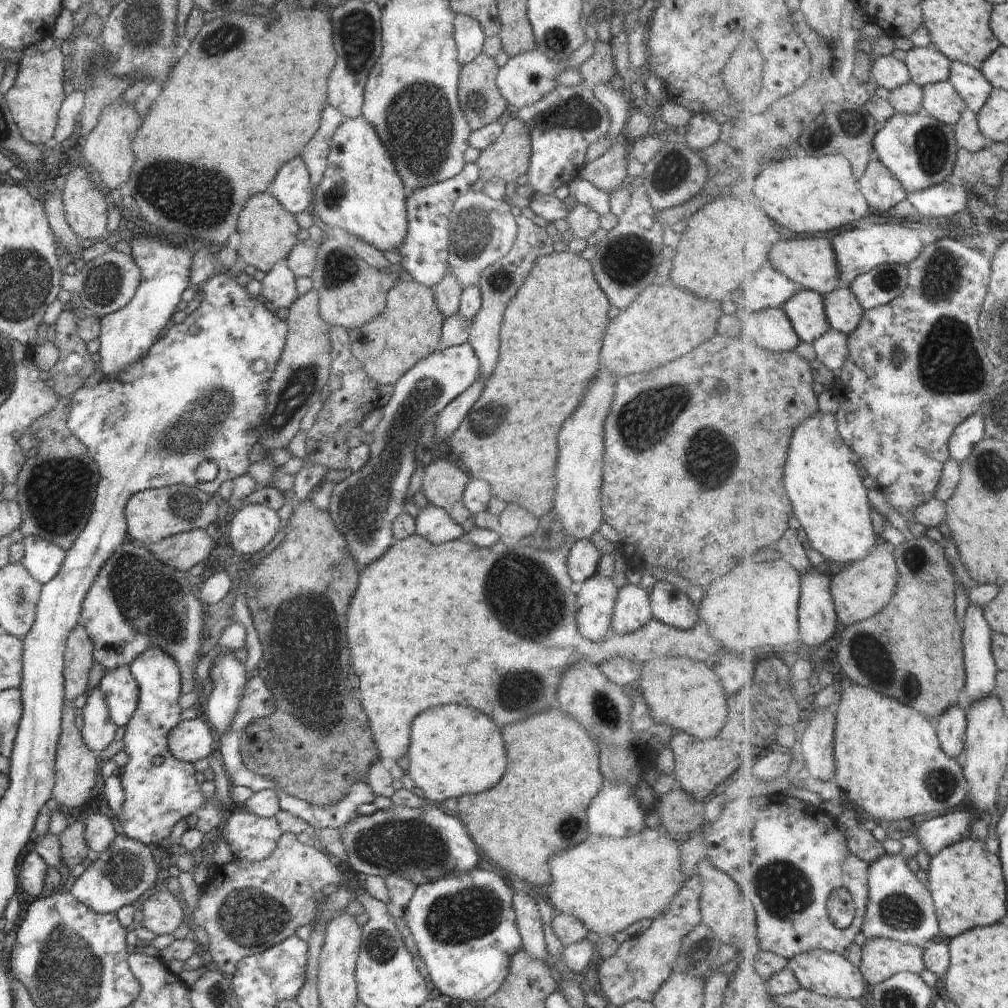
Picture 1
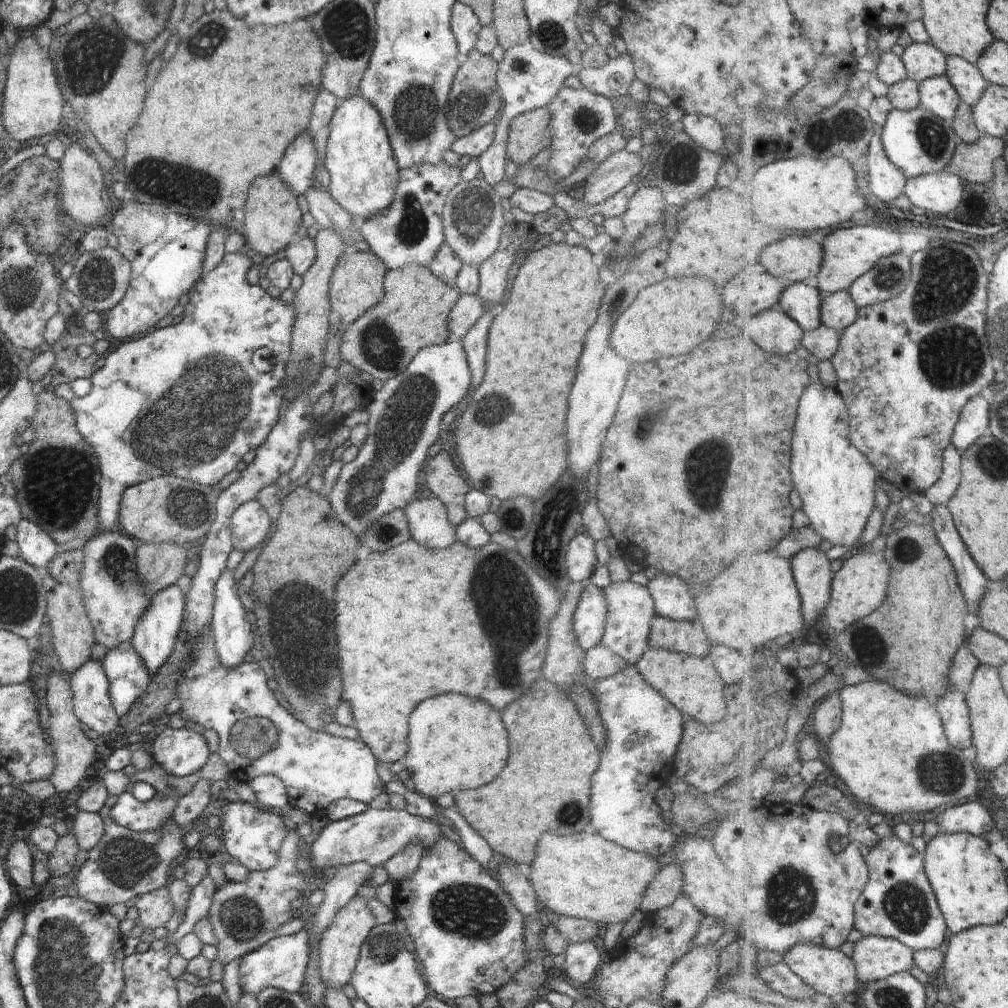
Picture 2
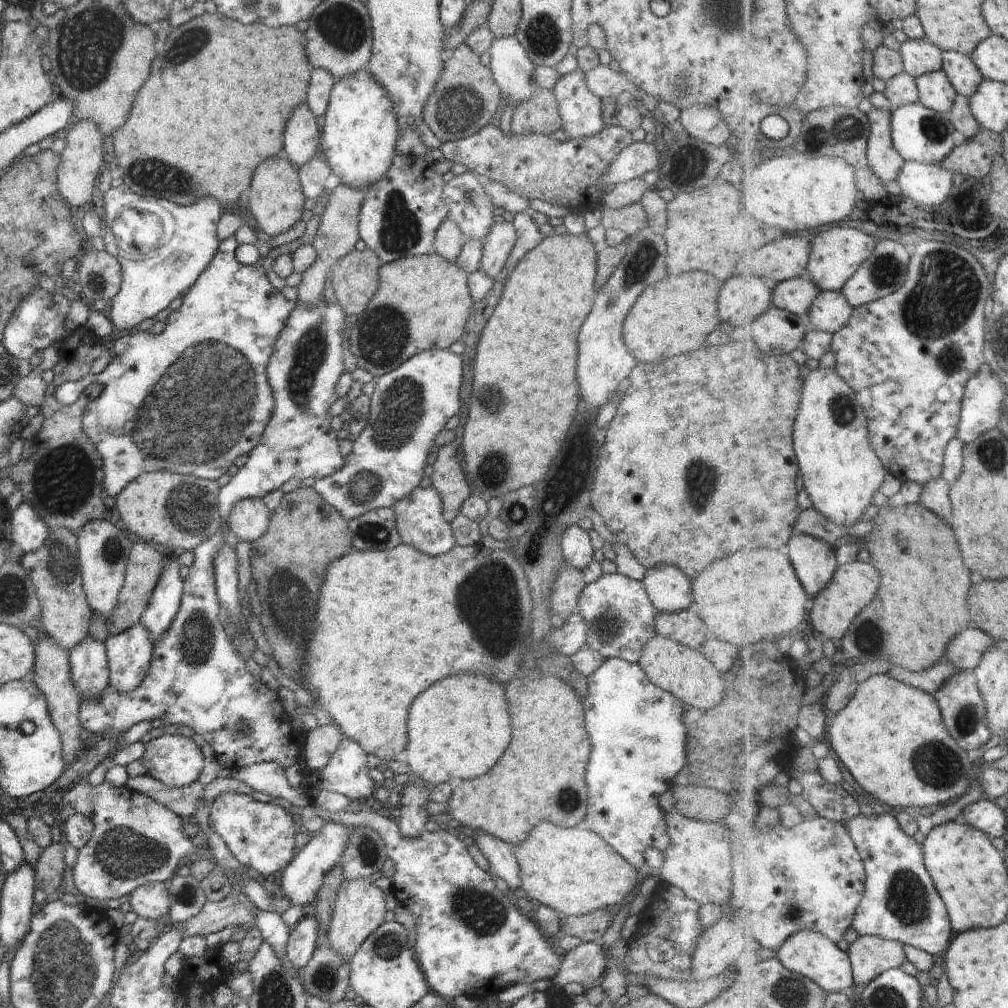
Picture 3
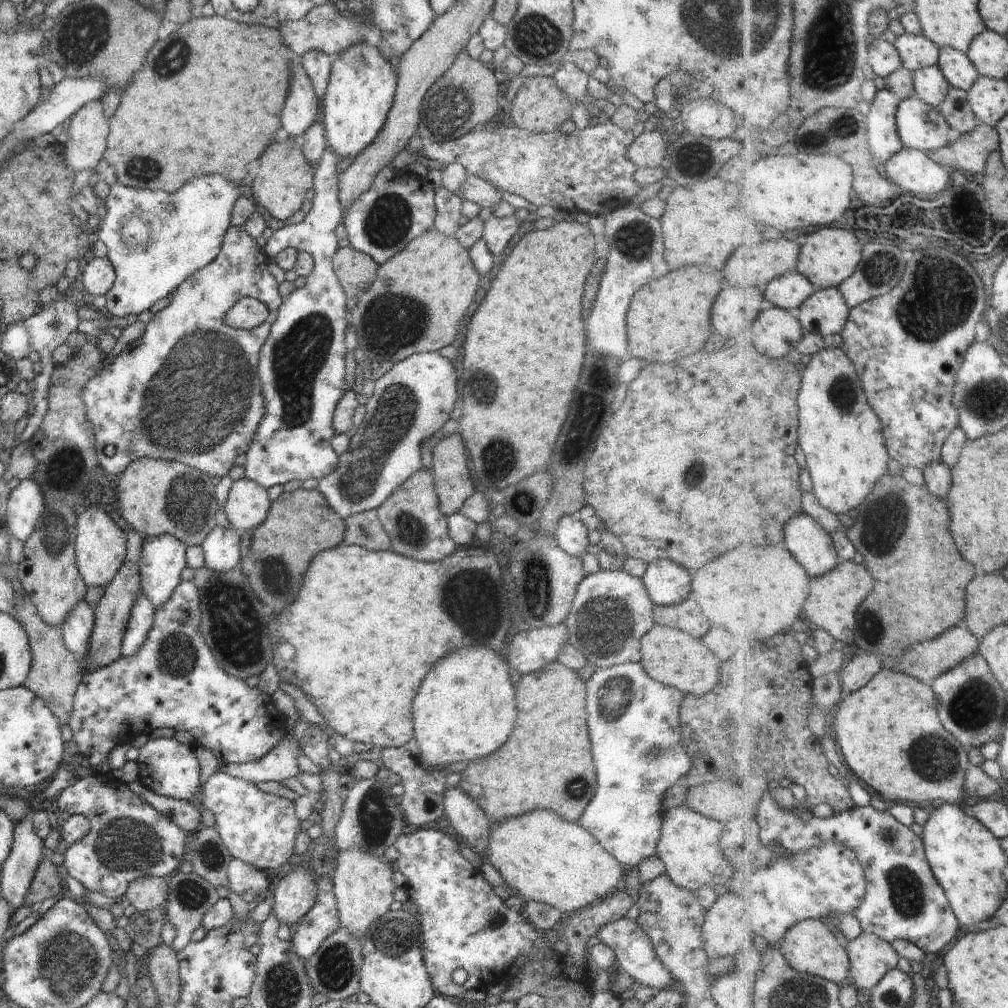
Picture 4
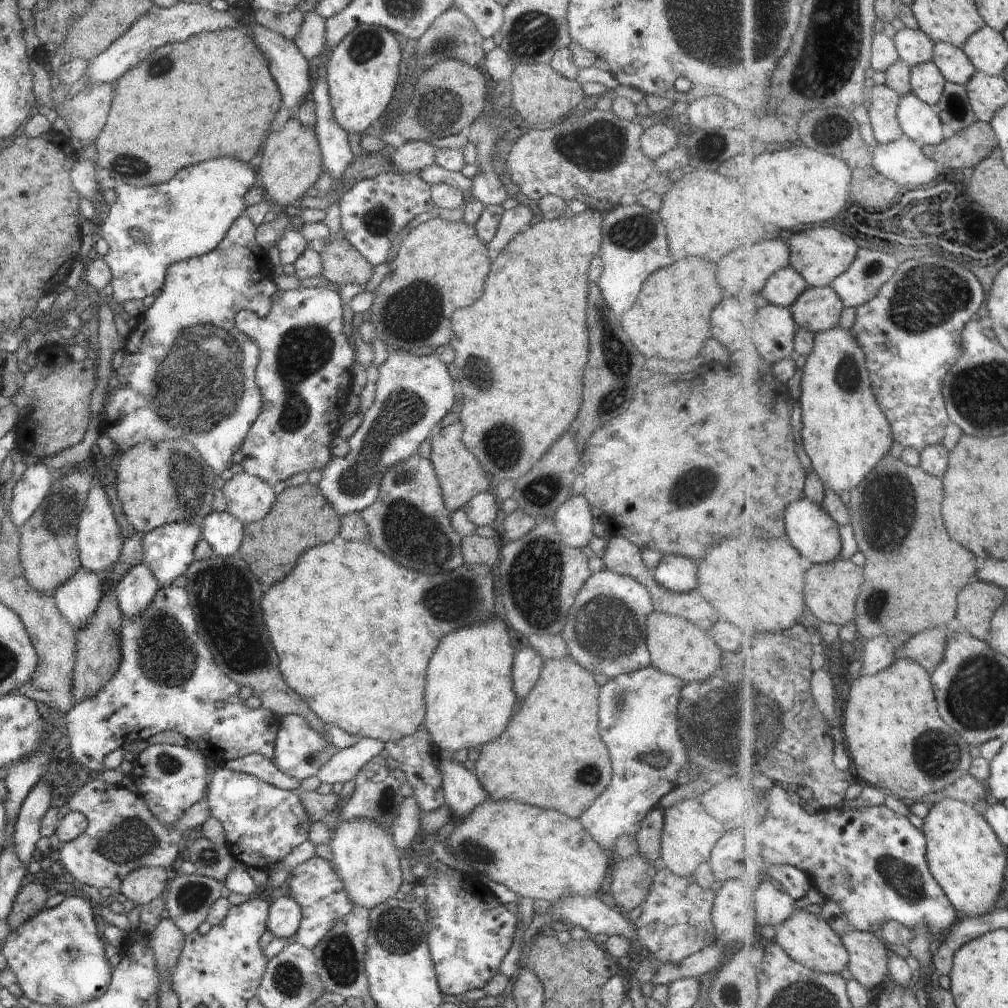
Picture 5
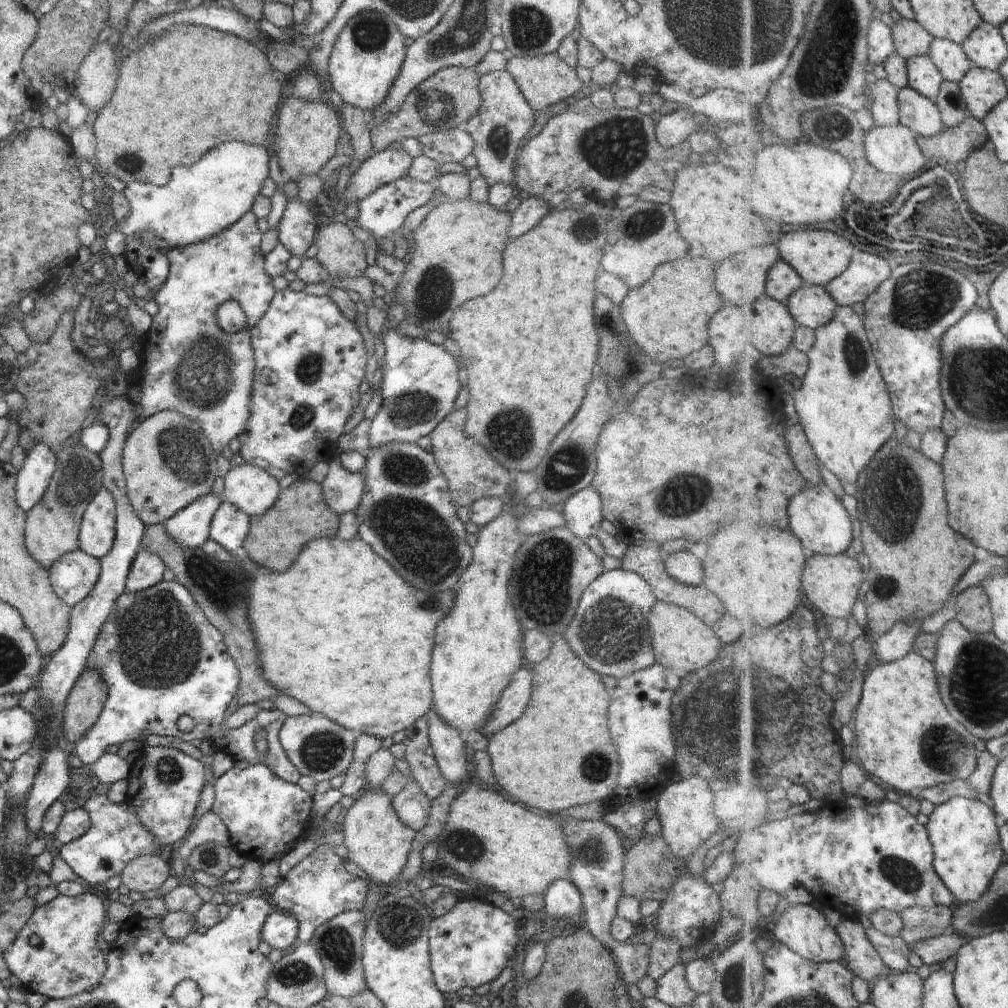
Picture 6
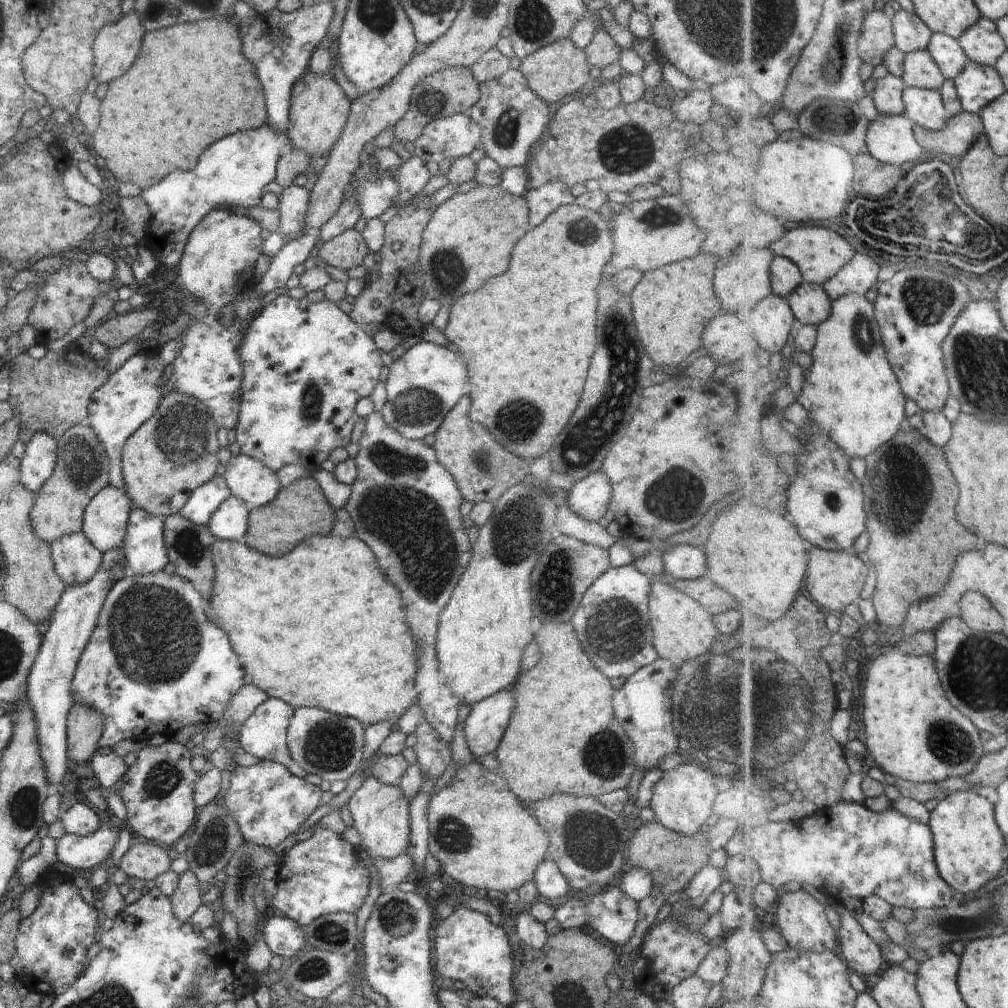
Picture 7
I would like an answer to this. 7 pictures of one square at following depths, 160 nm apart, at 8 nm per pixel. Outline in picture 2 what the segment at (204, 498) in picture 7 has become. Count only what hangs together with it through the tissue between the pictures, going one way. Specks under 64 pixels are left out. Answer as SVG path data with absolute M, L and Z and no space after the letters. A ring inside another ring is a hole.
M176 584L154 593L149 600L147 609L143 612L143 615L140 615L139 621L134 627L130 641L134 650L144 661L151 677L168 660L168 656L174 650L174 644L178 641L178 633L181 627L181 620L183 619L184 600L185 595L182 594L180 587Z

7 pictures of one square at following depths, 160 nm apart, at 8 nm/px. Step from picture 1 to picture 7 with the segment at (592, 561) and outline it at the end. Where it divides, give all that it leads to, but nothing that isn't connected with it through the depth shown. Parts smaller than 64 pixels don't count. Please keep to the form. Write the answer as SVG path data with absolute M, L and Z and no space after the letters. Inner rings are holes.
M600 470L573 483L566 492L565 501L584 520L598 522L606 514L611 496L610 481Z

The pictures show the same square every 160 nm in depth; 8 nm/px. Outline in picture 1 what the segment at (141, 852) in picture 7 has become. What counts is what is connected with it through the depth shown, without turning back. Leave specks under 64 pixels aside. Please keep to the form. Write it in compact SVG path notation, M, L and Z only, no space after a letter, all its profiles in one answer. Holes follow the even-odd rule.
M163 885L142 904L142 923L155 936L173 934L185 919L184 904Z

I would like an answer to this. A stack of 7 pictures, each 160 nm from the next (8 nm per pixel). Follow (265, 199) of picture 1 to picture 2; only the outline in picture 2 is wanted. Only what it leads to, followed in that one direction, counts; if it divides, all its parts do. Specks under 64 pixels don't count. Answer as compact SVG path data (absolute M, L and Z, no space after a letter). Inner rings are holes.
M276 173L256 177L249 188L245 208L244 232L247 251L270 256L286 248L297 238L298 229L302 225L302 212L298 207L297 196Z

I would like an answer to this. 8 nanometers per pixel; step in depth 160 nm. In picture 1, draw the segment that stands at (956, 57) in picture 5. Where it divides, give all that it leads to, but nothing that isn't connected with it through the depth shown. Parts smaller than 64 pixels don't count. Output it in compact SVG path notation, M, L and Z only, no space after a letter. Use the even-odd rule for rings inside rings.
M962 61L954 62L950 81L963 95L968 108L971 108L977 115L987 105L995 89L982 69Z

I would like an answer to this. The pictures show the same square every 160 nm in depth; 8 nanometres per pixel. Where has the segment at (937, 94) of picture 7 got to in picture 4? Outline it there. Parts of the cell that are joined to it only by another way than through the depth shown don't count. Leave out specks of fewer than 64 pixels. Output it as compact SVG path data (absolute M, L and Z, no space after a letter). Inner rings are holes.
M919 96L901 101L897 119L902 140L911 149L933 154L956 136L943 111Z

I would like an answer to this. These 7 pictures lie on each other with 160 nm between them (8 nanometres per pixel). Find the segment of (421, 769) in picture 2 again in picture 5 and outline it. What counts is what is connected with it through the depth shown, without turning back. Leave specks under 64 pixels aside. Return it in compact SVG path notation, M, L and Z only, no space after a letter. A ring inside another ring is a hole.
M488 618L474 626L454 630L452 634L446 634L440 640L440 646L434 650L426 672L426 716L423 722L439 753L452 754L462 748L483 745L502 734L511 719L517 701L512 682L516 639L515 632L512 630L510 634L500 618Z

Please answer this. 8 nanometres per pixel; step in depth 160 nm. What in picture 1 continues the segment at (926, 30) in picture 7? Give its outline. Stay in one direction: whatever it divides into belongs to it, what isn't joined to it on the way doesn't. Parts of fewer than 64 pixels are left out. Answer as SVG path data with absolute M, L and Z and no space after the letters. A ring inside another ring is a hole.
M914 46L907 52L905 61L910 67L913 80L922 88L951 80L954 61L936 46Z

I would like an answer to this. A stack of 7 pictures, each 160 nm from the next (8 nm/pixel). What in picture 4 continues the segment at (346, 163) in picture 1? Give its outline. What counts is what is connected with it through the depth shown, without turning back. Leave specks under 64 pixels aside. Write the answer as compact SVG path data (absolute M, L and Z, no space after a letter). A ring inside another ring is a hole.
M367 41L351 44L331 59L331 73L322 108L328 147L338 158L355 157L371 145L380 132L391 109L397 87L397 74L390 61L381 55L377 46Z

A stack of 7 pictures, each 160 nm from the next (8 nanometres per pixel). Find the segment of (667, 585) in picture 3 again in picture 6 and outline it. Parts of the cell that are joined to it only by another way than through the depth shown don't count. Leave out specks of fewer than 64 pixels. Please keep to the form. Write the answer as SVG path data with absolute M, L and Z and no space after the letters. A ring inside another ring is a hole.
M689 550L665 554L663 563L666 572L678 582L695 587L704 584L701 560Z

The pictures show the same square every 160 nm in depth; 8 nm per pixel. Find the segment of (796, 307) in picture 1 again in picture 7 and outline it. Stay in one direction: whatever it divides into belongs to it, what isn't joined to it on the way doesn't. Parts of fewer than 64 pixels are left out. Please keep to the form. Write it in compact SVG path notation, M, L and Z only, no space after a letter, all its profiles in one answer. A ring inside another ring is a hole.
M776 255L772 263L772 280L775 293L788 299L804 284L805 276L800 266L791 258Z

